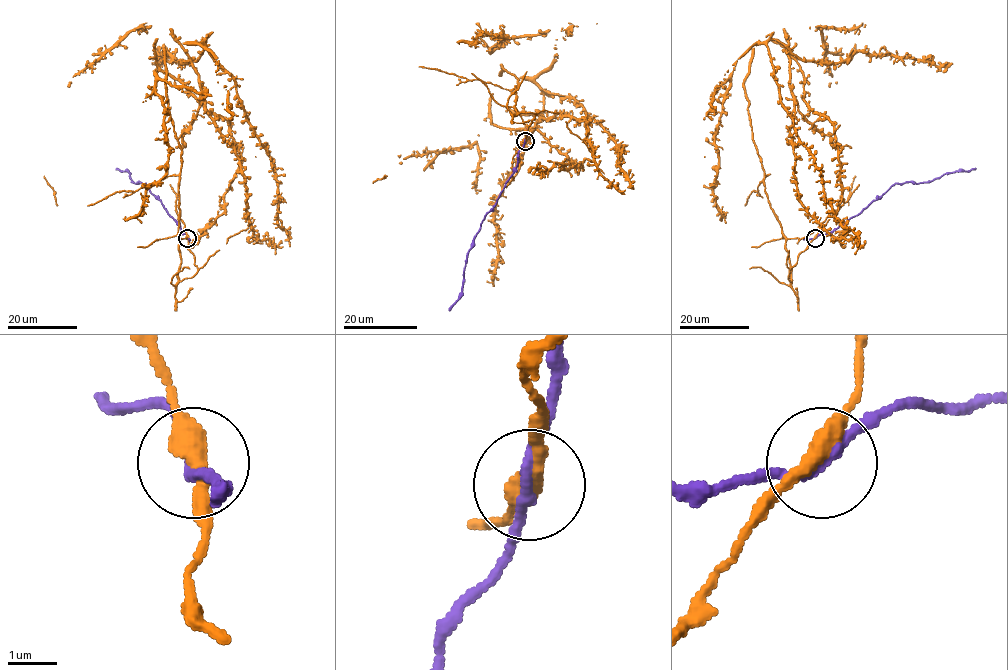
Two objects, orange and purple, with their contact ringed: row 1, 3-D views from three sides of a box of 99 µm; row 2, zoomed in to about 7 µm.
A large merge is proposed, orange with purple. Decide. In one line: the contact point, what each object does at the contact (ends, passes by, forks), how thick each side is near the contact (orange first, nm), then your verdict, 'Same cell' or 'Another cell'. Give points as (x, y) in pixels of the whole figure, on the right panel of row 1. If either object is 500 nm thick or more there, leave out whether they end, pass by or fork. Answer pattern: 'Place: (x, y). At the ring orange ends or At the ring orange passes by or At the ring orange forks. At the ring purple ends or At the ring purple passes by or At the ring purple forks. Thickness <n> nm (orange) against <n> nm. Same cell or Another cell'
Place: (815, 238). At the ring orange passes by. At the ring purple passes by. Thickness 380 nm (orange) against 200 nm. Same cell

